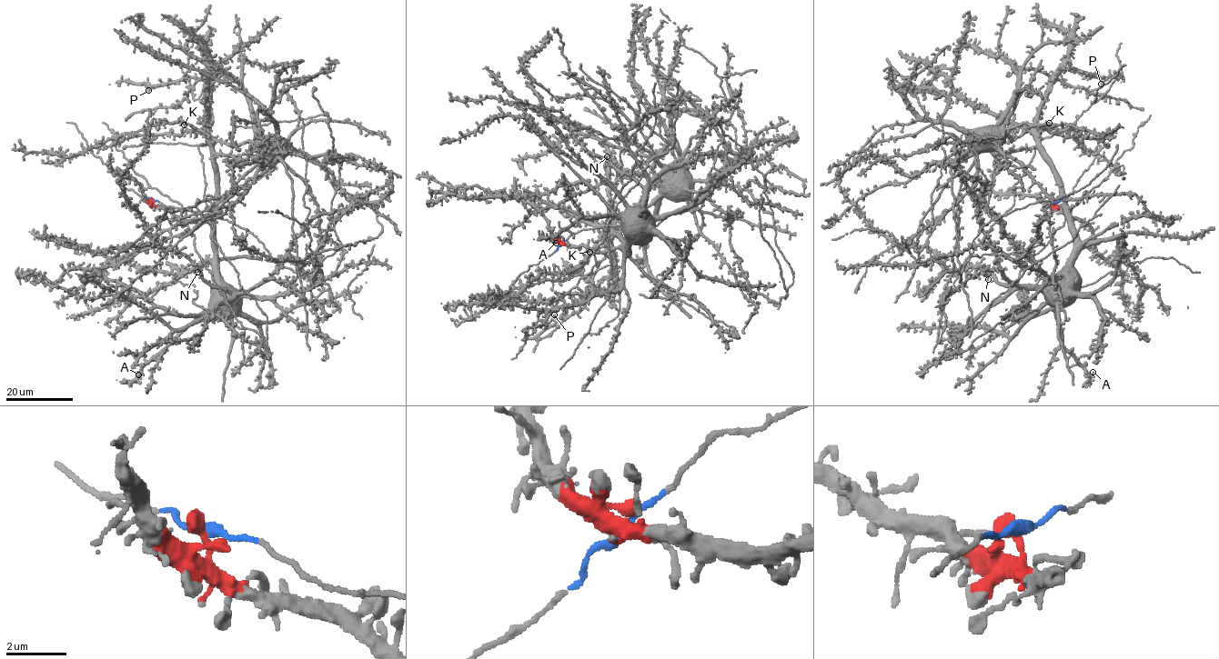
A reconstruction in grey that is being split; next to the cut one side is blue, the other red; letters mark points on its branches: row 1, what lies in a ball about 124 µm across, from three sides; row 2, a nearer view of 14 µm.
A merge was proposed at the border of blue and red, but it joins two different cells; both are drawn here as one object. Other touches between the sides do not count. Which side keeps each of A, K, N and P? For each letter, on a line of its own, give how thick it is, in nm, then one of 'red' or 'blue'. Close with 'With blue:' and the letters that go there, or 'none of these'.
A: 190 nm | red
K: 280 nm | blue
N: 170 nm | red
P: 320 nm | red
With blue: K

